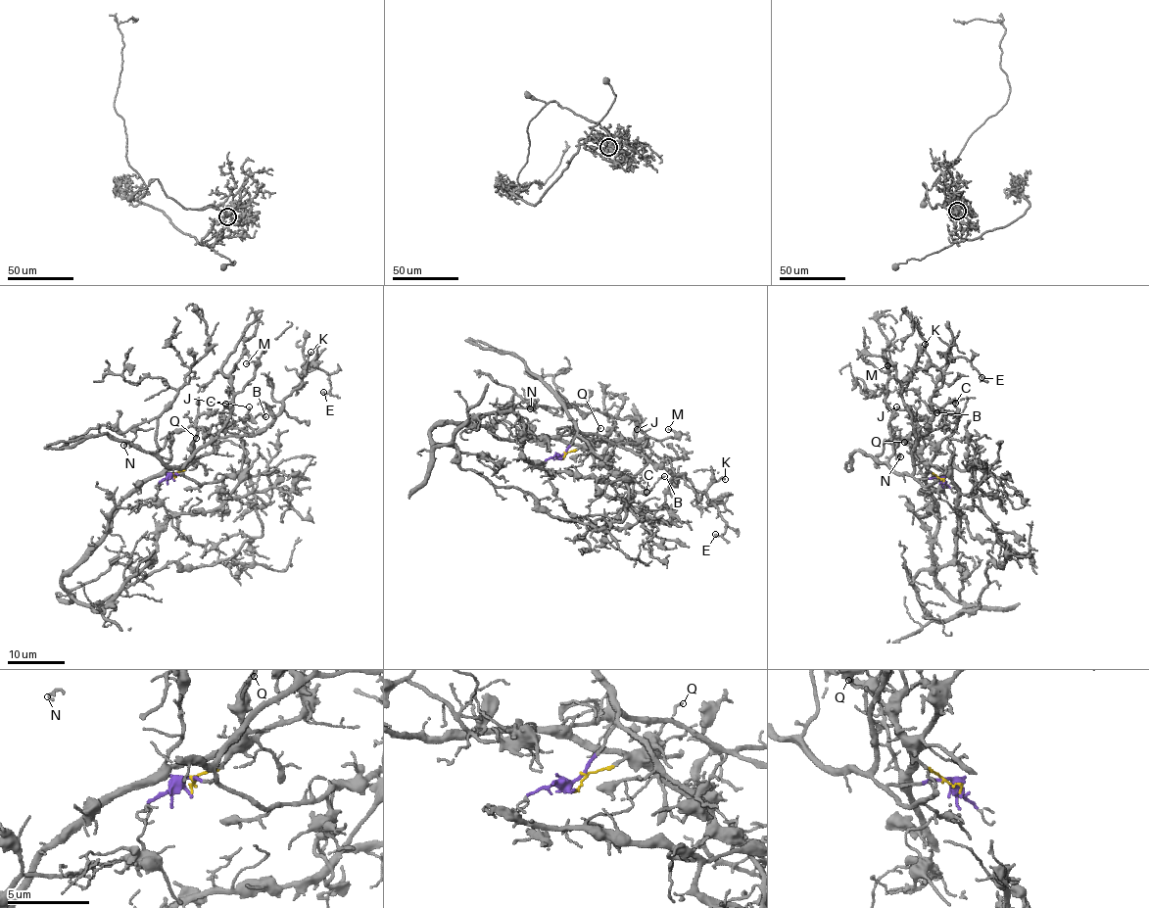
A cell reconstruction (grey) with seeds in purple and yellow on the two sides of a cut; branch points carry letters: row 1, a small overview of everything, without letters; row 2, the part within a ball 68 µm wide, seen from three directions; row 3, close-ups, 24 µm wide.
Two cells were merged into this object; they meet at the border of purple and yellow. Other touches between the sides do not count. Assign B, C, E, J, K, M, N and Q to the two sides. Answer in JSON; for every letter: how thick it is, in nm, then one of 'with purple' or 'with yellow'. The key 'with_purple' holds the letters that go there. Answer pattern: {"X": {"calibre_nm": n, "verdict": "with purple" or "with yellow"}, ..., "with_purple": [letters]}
{"B": {"calibre_nm": 130, "verdict": "with yellow"}, "C": {"calibre_nm": 120, "verdict": "with yellow"}, "E": {"calibre_nm": 120, "verdict": "with purple"}, "J": {"calibre_nm": 140, "verdict": "with purple"}, "K": {"calibre_nm": 140, "verdict": "with purple"}, "M": {"calibre_nm": 130, "verdict": "with purple"}, "N": {"calibre_nm": 160, "verdict": "with purple"}, "Q": {"calibre_nm": 130, "verdict": "with yellow"}, "with_purple": ["E", "J", "K", "M", "N"]}

